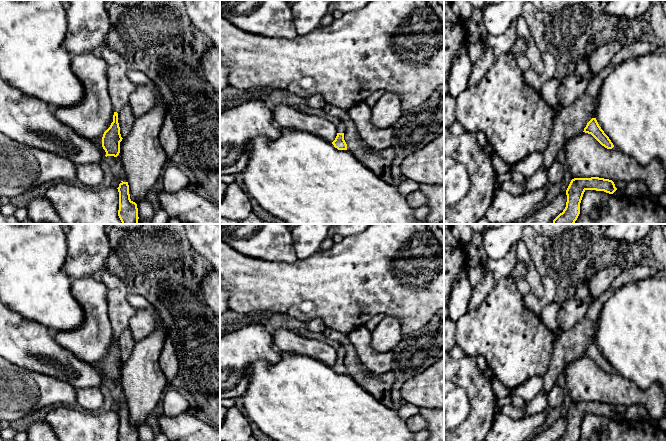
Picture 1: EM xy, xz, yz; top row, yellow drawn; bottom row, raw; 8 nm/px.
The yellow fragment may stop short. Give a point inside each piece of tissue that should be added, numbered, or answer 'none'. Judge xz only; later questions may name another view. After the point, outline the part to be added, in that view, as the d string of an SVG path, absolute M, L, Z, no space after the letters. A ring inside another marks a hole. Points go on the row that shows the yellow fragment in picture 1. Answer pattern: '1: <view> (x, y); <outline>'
1: xz (341, 128); M340 122L340 124L337 126L337 133L345 133L346 126L343 122Z

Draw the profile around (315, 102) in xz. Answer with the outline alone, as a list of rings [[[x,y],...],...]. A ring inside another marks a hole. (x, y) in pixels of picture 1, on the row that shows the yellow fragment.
[[[319,94],[307,98],[308,106],[312,109],[323,109],[326,105],[325,100]]]

